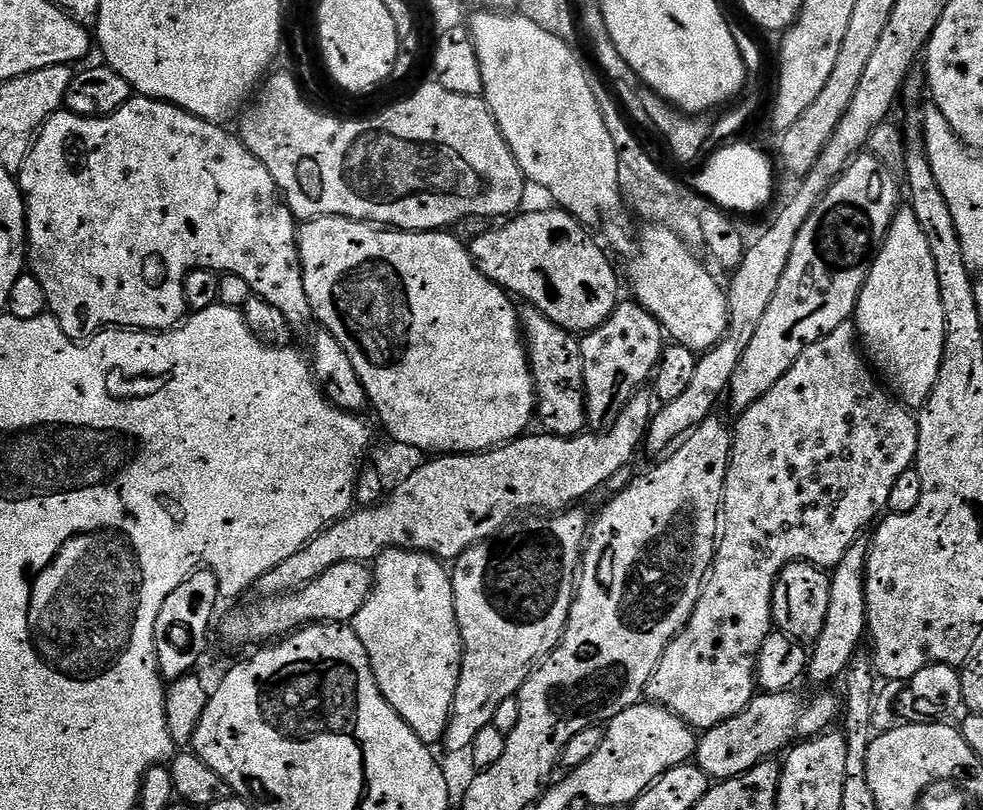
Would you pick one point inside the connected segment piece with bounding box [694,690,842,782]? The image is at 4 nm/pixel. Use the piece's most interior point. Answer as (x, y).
(771, 720)

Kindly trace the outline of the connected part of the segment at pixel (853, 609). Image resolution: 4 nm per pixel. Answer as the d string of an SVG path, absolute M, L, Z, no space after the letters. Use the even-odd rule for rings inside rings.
M861 538L854 542L854 546L850 546L850 550L846 550L846 554L842 554L842 562L838 562L838 566L831 569L830 572L830 607L826 609L826 626L822 626L822 634L818 634L815 644L811 645L810 655L808 658L807 679L812 679L814 683L820 684L816 686L828 686L831 680L838 681L845 675L848 669L848 663L856 652L861 651L863 642L866 640L868 630L868 607L866 606L866 594L864 593L864 567L868 561L869 541Z

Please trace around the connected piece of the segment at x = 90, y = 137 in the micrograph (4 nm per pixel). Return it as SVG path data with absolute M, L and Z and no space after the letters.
M139 94L133 95L132 99L109 116L79 116L61 110L54 113L37 132L26 162L18 174L18 183L20 191L24 193L24 214L28 221L27 271L34 278L38 278L42 291L46 293L48 312L71 340L87 341L109 326L145 332L167 332L168 329L175 328L189 311L184 293L184 279L193 268L211 268L221 273L238 274L238 278L246 278L246 282L252 287L252 294L282 310L289 325L296 326L313 319L312 307L306 298L304 271L300 265L300 251L296 241L298 221L284 203L274 178L270 178L270 170L266 170L266 166L262 166L262 162L258 162L258 158L250 154L239 135L232 133L231 136L219 123L198 118L185 108L175 108L164 100L152 100Z

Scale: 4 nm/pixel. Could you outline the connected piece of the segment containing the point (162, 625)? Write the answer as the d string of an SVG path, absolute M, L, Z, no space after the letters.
M201 566L190 573L186 582L182 582L182 586L178 586L178 590L174 590L166 602L162 602L162 610L158 610L154 626L154 646L155 665L165 681L183 681L195 669L192 667L203 658L208 648L208 631L216 616L216 603L221 603L221 600L216 573L211 568Z

